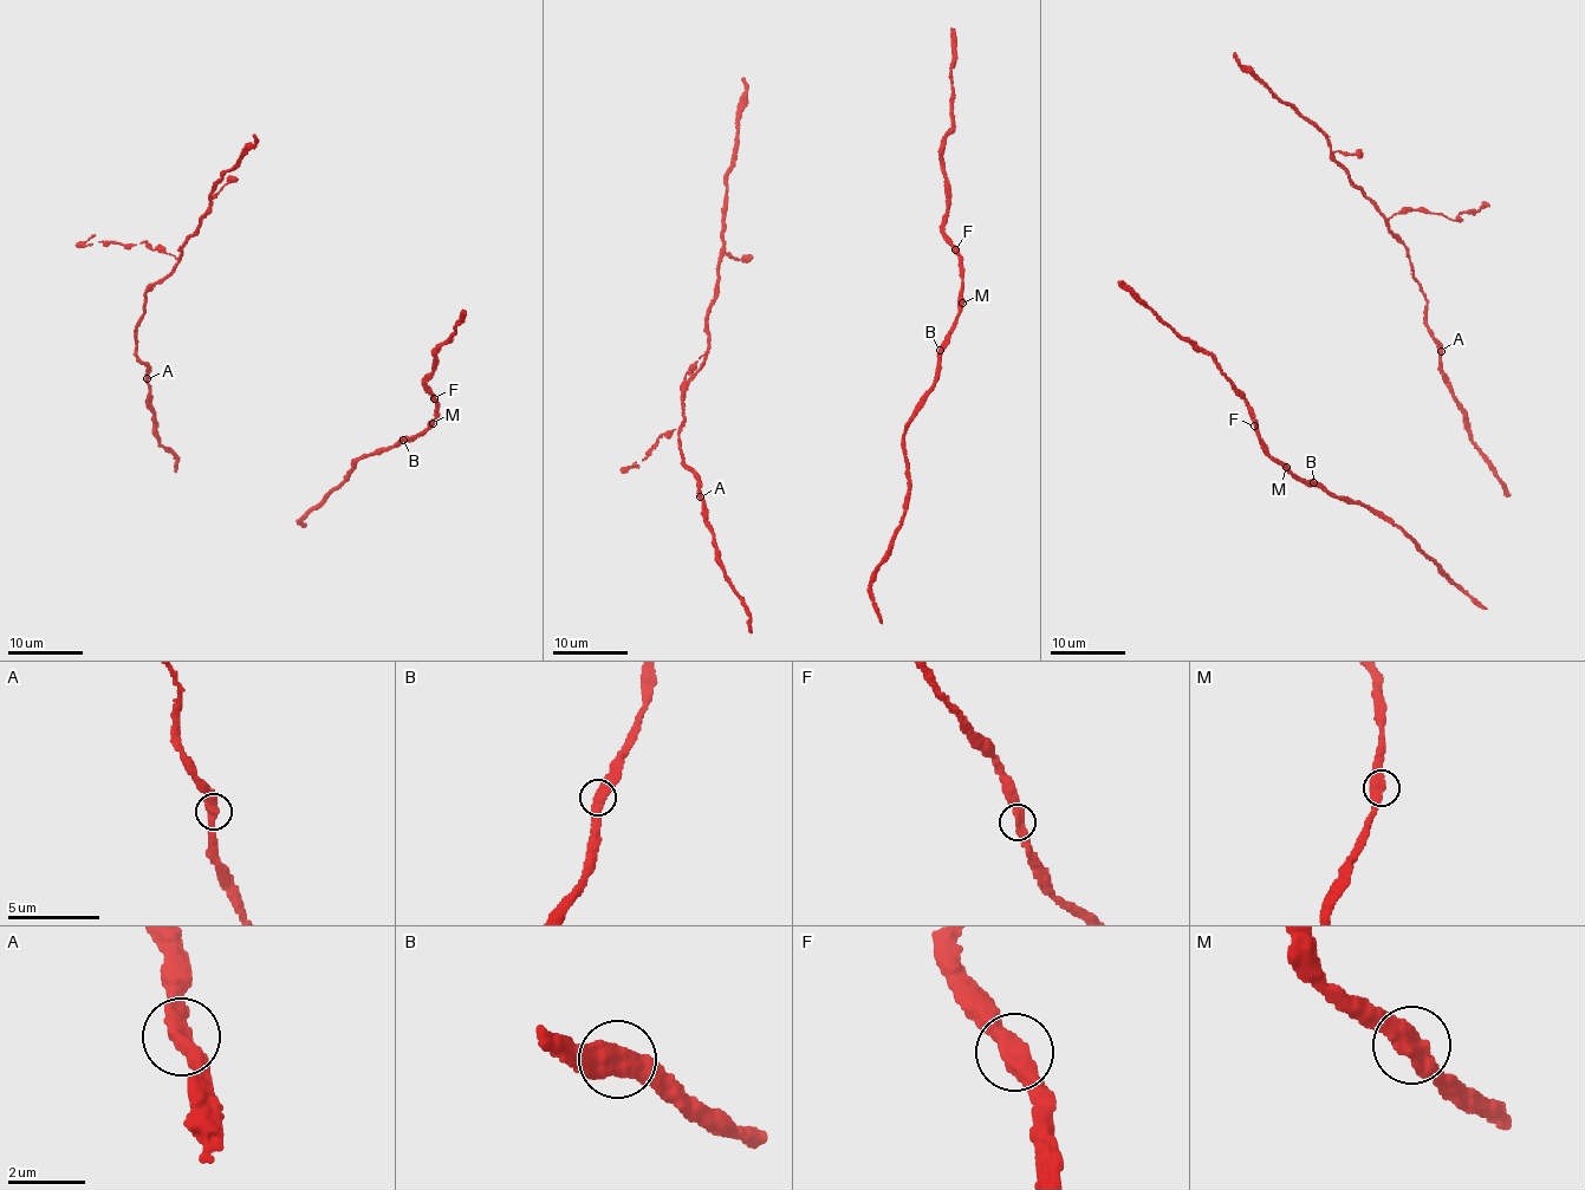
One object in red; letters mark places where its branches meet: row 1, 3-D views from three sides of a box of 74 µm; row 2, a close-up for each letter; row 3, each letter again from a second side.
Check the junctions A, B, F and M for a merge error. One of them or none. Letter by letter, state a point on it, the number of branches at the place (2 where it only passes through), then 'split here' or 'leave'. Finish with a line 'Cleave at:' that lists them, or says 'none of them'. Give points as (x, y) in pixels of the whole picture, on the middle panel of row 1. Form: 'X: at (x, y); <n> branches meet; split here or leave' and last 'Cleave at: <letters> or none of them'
A: at (700, 496); 2 branches meet; leave
B: at (940, 350); 2 branches meet; leave
F: at (955, 249); 2 branches meet; leave
M: at (962, 303); 2 branches meet; leave
Cleave at: none of them

